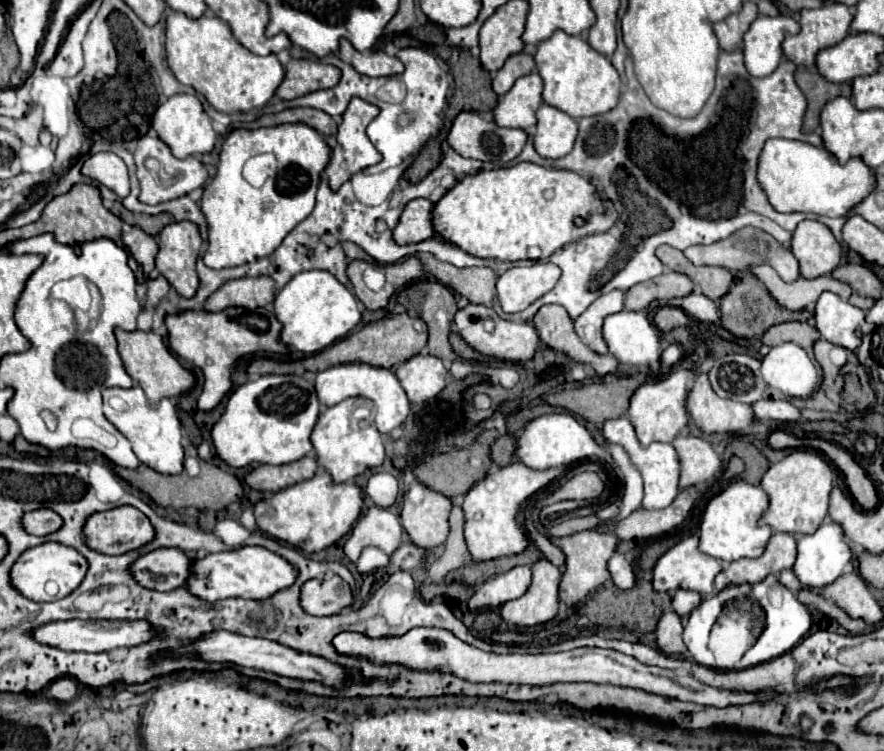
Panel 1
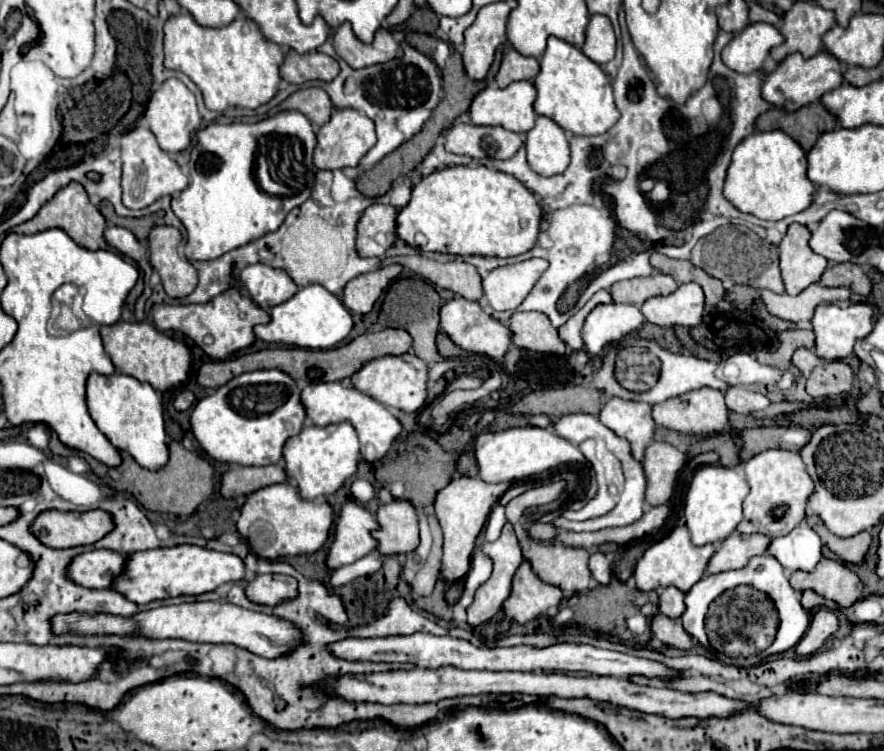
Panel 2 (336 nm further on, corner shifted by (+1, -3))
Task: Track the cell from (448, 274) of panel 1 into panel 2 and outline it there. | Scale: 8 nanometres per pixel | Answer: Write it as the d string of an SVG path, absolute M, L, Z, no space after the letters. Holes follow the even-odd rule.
M407 255L407 257L389 257L385 259L387 265L399 263L419 277L431 281L433 285L441 289L449 289L453 293L459 293L461 297L469 301L479 301L483 297L481 289L481 277L477 269L463 261L451 261L451 263L439 263L435 259L423 257L423 255Z

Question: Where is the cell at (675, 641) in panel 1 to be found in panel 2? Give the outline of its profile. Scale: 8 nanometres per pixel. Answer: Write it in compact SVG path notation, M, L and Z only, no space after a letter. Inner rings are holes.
M657 613L651 621L651 631L661 643L665 643L669 647L683 649L683 651L689 651L693 647L693 637L689 637L689 633L685 633L681 621L677 621L677 619L669 619L669 617Z

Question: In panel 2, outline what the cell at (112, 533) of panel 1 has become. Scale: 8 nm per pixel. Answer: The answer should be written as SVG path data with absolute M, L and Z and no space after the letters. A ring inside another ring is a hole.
M95 509L85 513L75 511L43 511L29 527L33 535L47 547L67 549L77 545L91 545L113 529L109 513Z

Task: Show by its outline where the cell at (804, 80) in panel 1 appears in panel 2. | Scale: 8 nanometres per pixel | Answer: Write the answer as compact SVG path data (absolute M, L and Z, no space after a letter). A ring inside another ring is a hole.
M821 103L805 105L795 113L785 113L781 109L771 107L769 111L761 113L755 121L757 131L781 129L789 137L793 137L805 151L815 145L821 133L833 131L835 125L837 125L837 119Z

